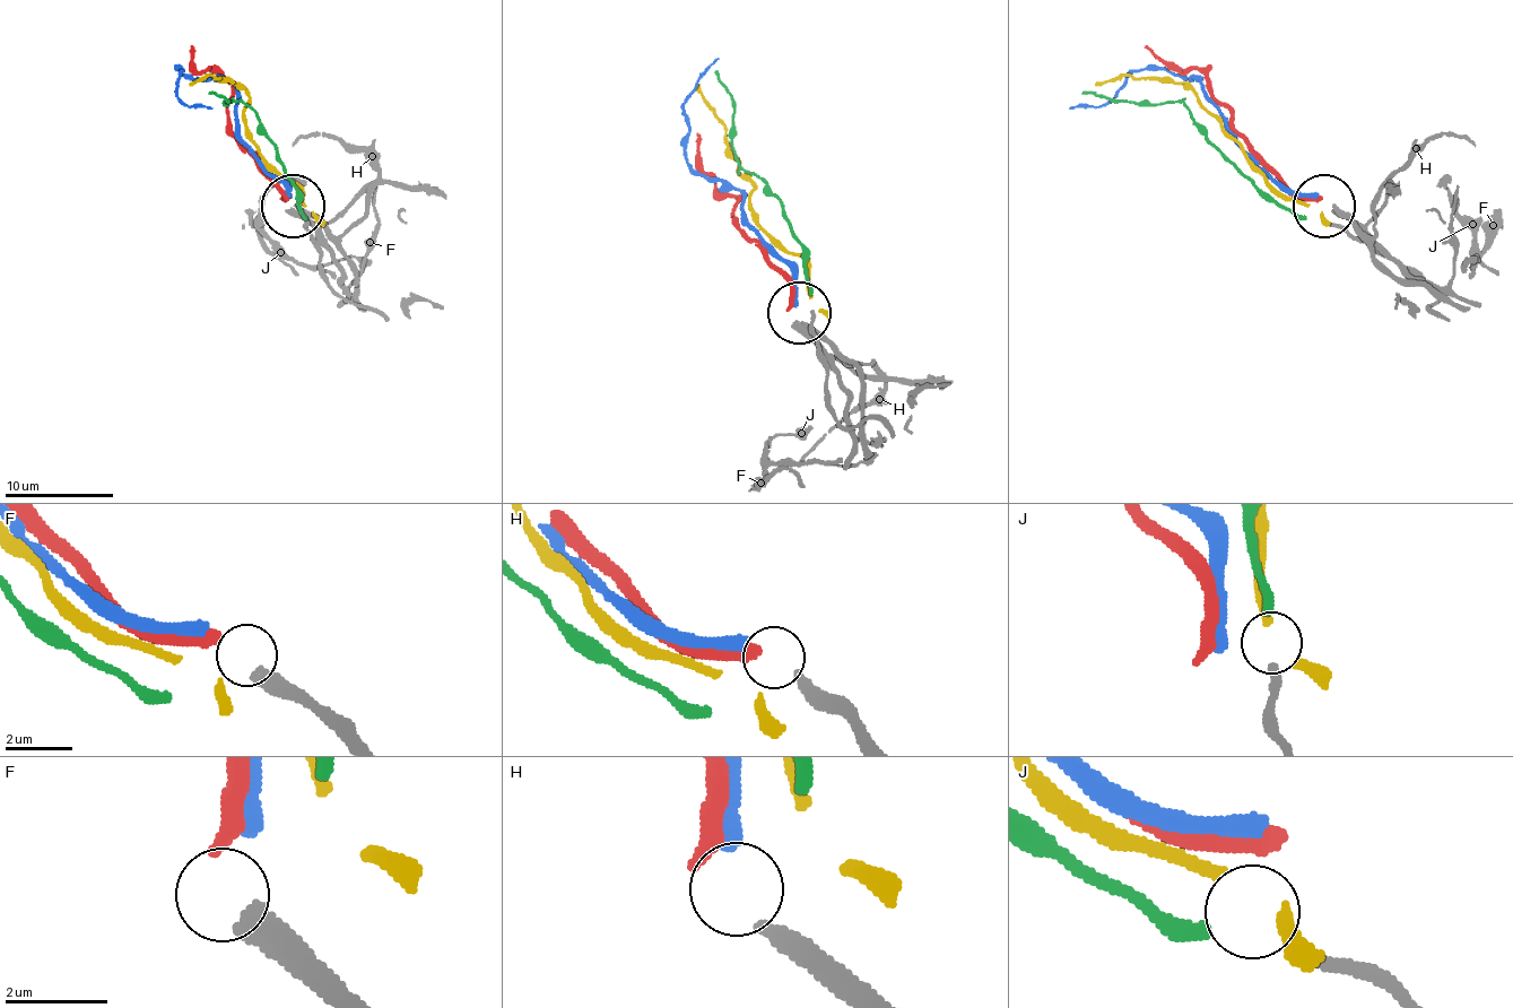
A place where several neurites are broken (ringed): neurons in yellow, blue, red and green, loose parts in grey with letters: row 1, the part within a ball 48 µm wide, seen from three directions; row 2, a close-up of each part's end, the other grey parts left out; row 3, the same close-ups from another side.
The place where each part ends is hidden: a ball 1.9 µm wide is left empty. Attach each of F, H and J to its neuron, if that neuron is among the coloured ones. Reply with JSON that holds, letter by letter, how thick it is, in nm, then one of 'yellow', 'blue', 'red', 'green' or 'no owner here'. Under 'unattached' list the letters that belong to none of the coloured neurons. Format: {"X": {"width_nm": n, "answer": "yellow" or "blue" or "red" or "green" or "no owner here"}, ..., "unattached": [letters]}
{"F": {"width_nm": 480, "answer": "red"}, "H": {"width_nm": 360, "answer": "blue"}, "J": {"width_nm": 260, "answer": "green"}, "unattached": []}

